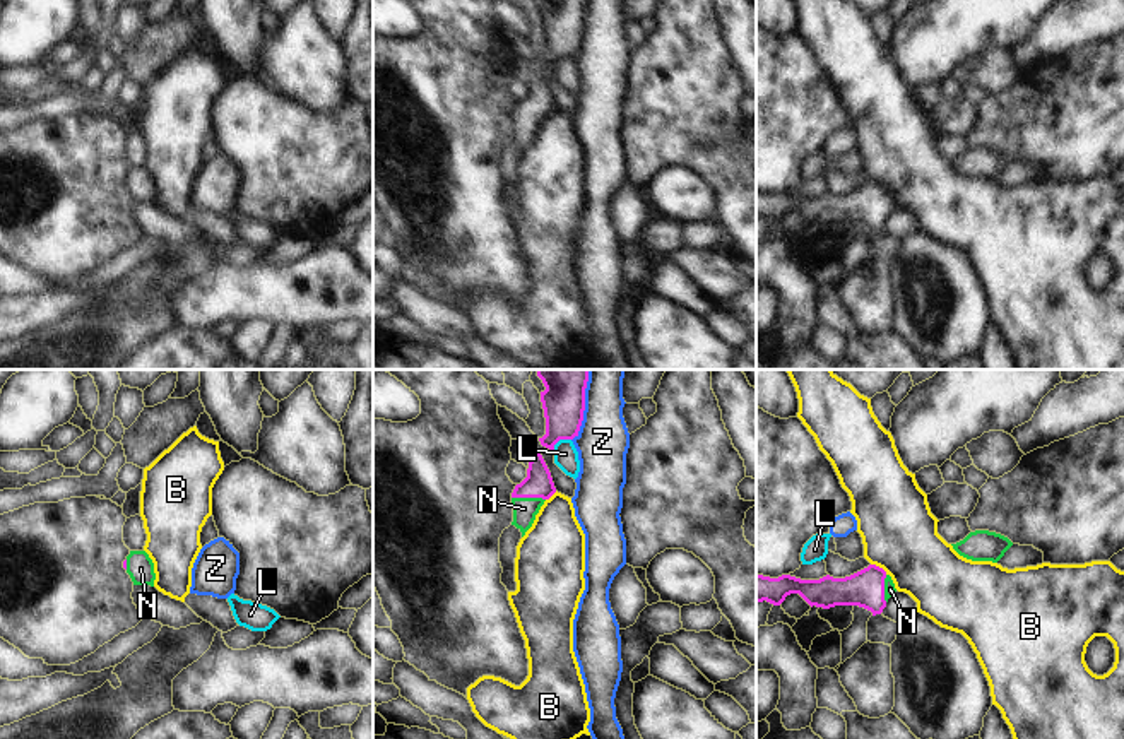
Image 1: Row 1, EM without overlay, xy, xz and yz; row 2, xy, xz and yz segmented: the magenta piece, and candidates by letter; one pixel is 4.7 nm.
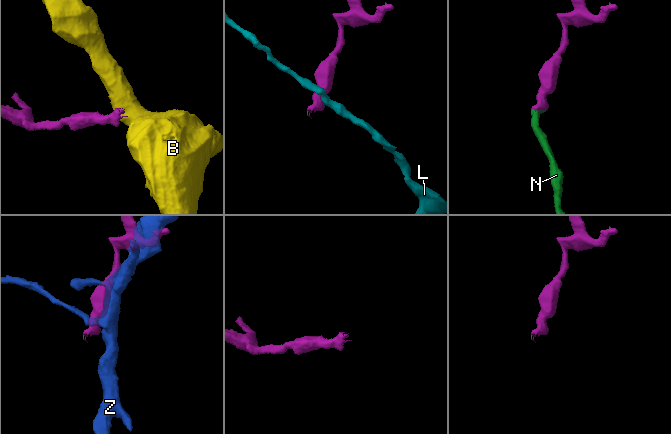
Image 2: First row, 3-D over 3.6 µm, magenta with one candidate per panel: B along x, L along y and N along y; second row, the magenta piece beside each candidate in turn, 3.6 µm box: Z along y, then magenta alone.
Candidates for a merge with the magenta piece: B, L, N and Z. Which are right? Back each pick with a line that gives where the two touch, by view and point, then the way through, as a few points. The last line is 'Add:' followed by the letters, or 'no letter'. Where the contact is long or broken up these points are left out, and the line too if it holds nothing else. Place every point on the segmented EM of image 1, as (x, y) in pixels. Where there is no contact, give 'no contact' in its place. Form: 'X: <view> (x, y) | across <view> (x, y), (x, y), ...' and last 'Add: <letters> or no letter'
N: xz (529, 496) | across xz (538, 483), (529, 496), (524, 508)
Add: N

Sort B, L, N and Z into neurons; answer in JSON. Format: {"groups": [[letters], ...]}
{"groups": [["B"], ["L"], ["N"], ["Z"]]}

